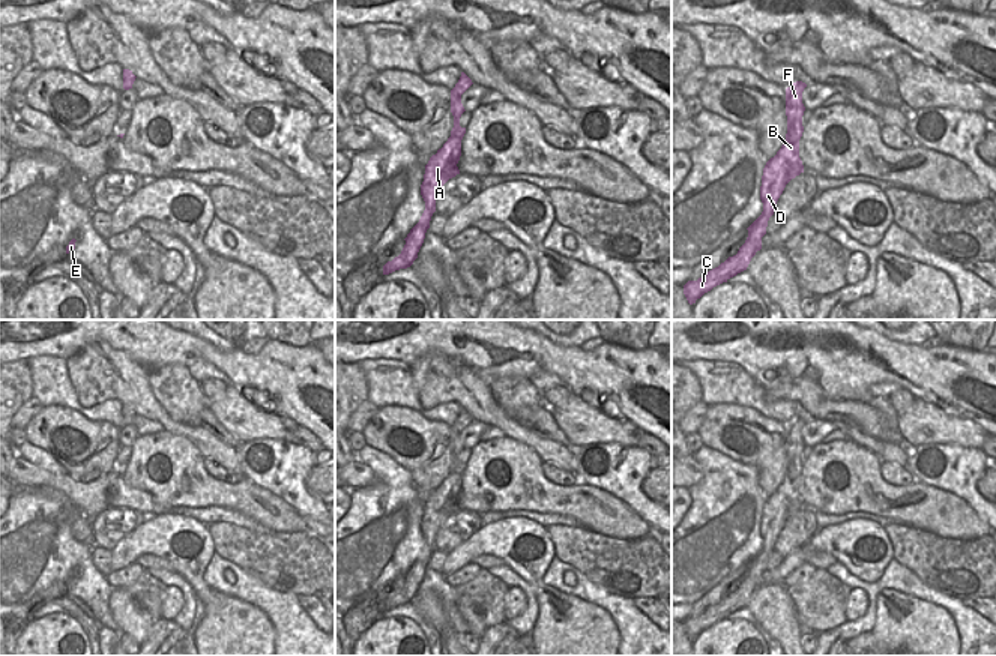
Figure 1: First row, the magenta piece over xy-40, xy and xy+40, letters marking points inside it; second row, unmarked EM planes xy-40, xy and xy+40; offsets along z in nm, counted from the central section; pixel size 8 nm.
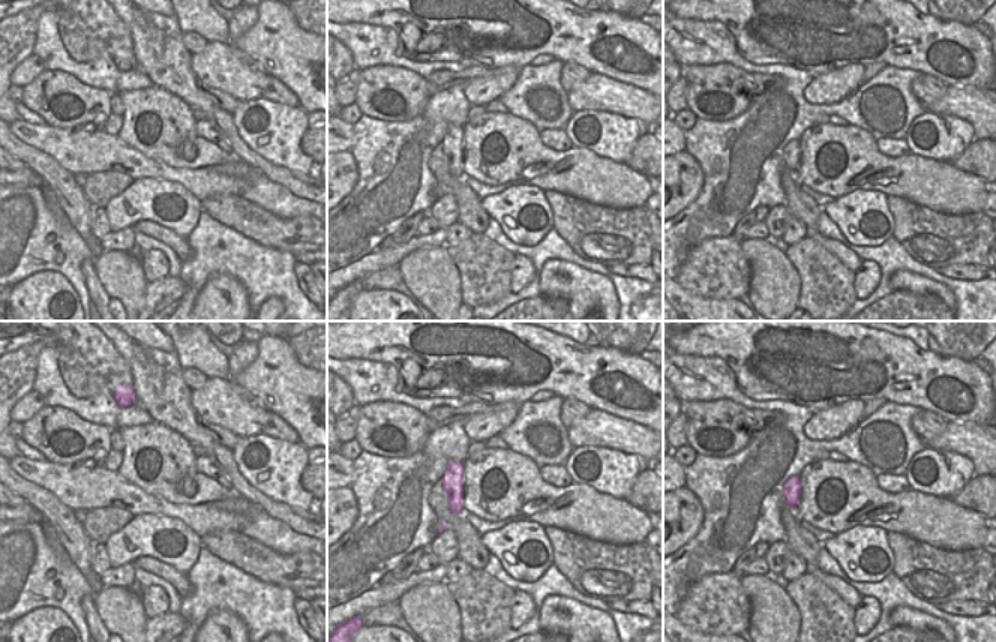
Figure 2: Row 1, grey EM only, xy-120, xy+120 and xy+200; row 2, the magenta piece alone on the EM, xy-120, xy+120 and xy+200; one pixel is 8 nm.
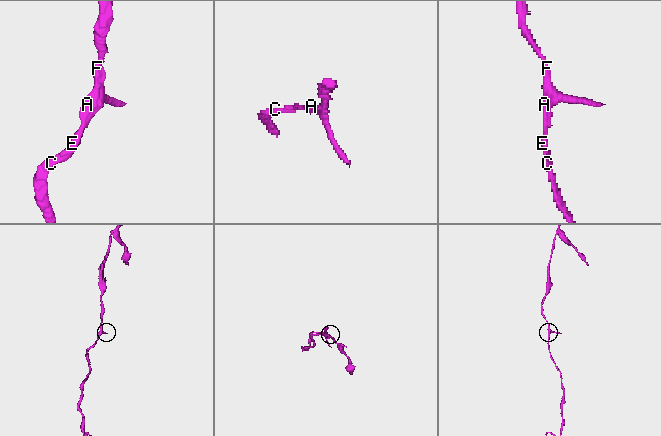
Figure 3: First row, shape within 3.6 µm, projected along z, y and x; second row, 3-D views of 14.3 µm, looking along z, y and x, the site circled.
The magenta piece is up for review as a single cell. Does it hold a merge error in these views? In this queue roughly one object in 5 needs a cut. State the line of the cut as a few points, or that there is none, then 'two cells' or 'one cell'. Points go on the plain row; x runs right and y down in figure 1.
no cut | one cell

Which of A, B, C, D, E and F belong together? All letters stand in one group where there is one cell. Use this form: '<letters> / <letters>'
A B C D E F

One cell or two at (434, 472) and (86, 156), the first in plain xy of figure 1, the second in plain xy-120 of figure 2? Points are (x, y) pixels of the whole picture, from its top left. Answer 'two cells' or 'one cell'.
two cells

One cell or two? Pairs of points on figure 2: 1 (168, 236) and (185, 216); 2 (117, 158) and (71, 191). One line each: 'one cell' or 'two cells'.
1: two cells
2: two cells

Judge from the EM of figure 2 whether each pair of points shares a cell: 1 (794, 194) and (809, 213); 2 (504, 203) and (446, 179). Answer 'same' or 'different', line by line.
1: same
2: different

